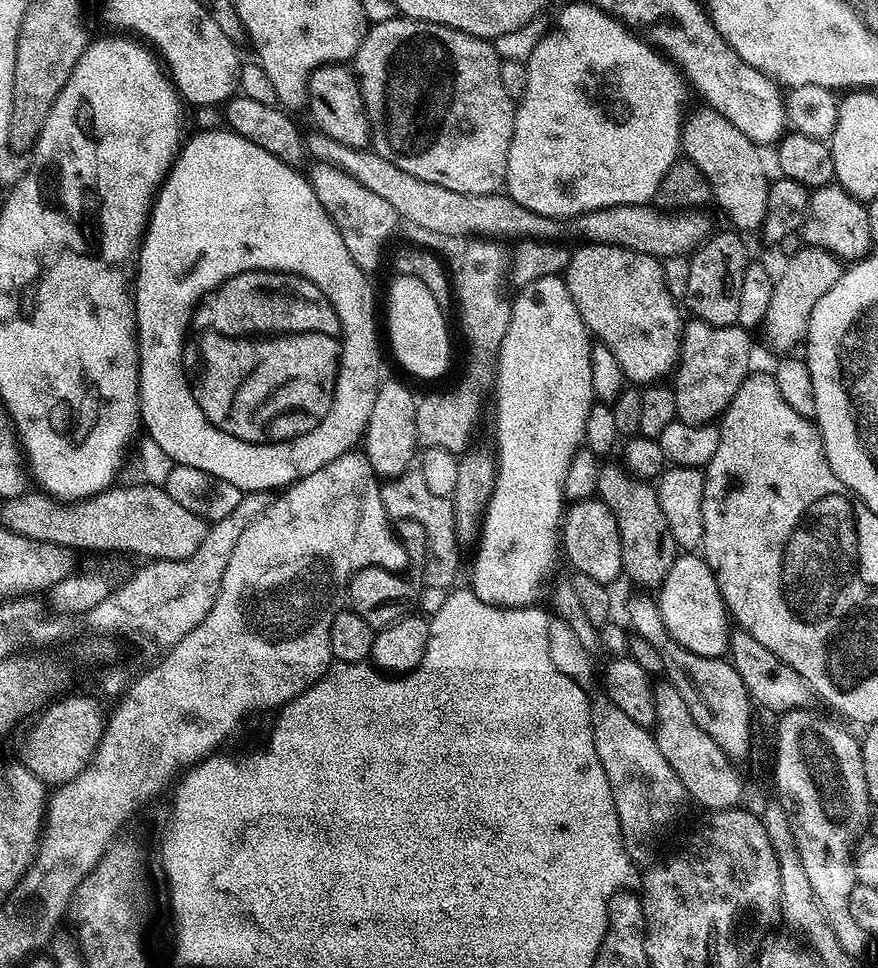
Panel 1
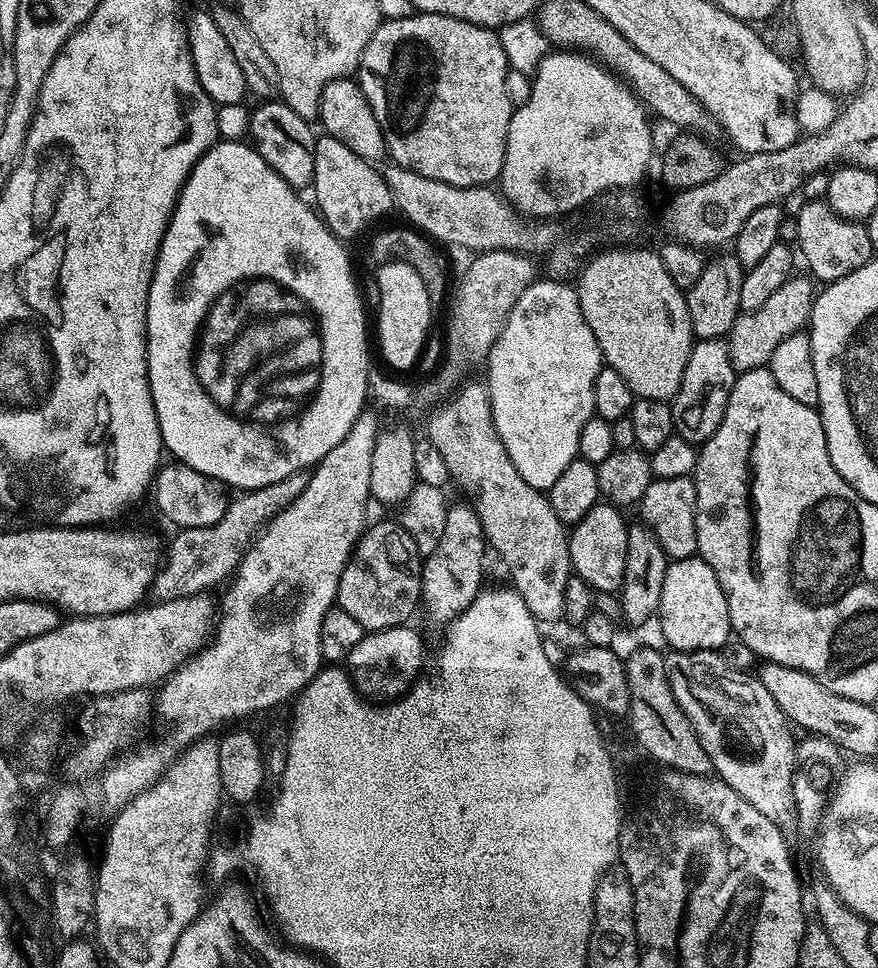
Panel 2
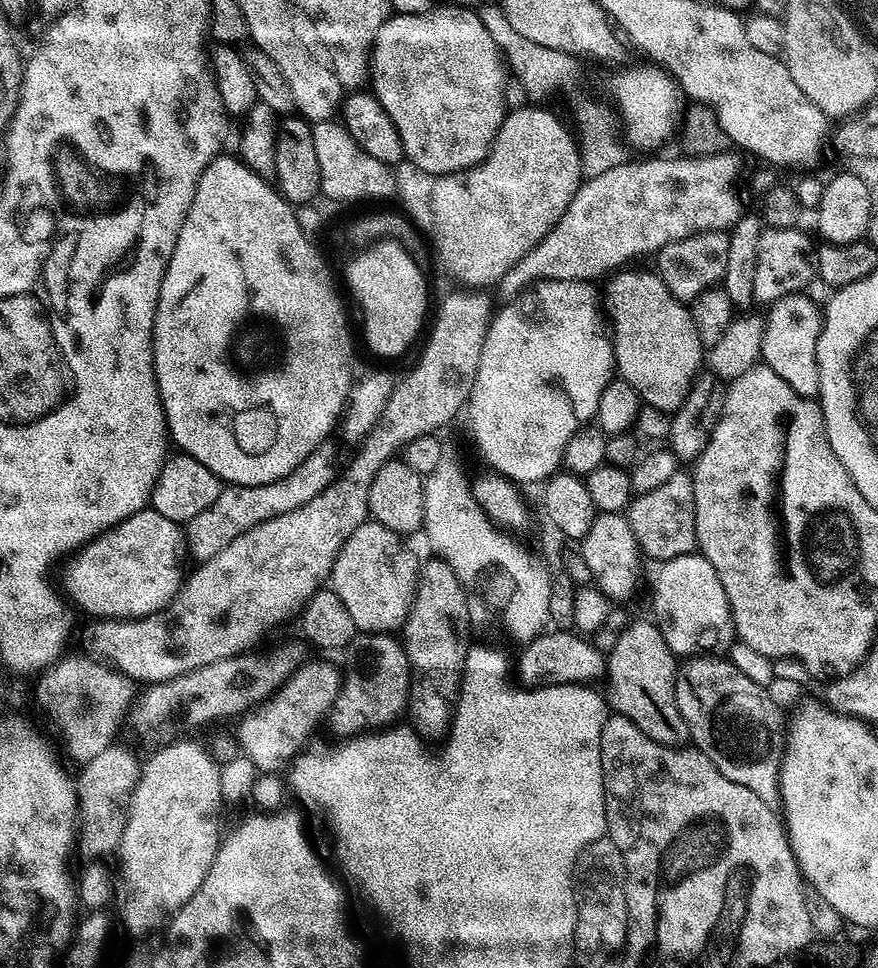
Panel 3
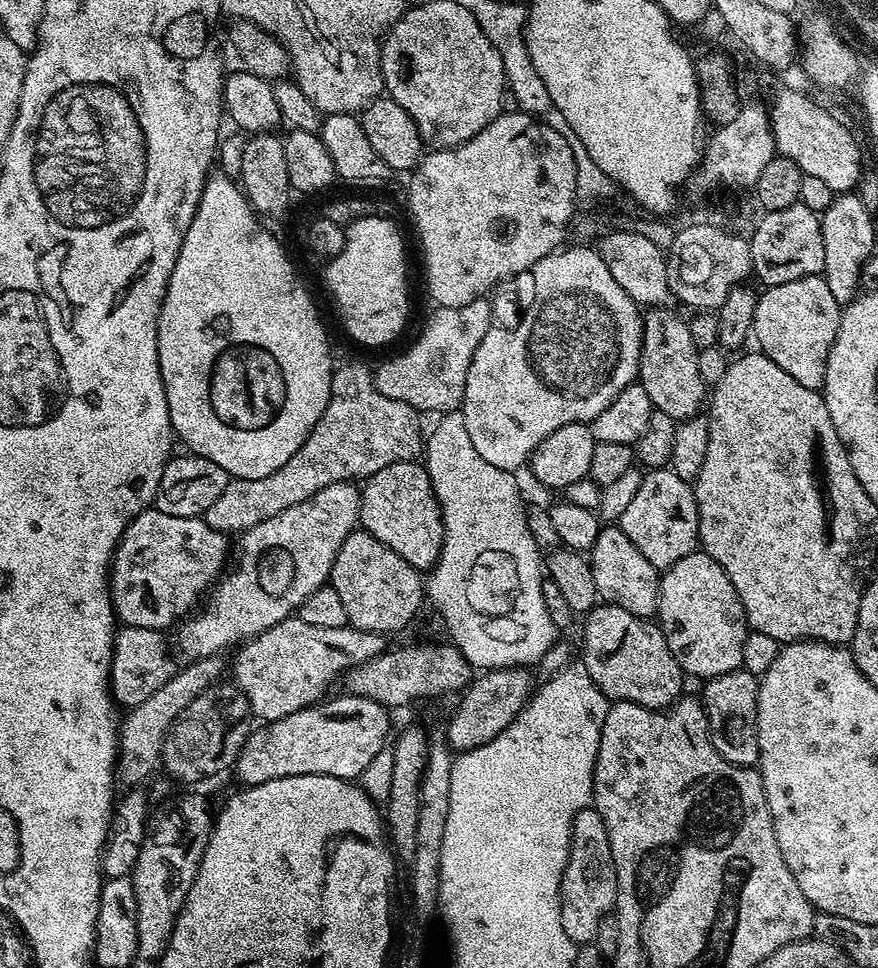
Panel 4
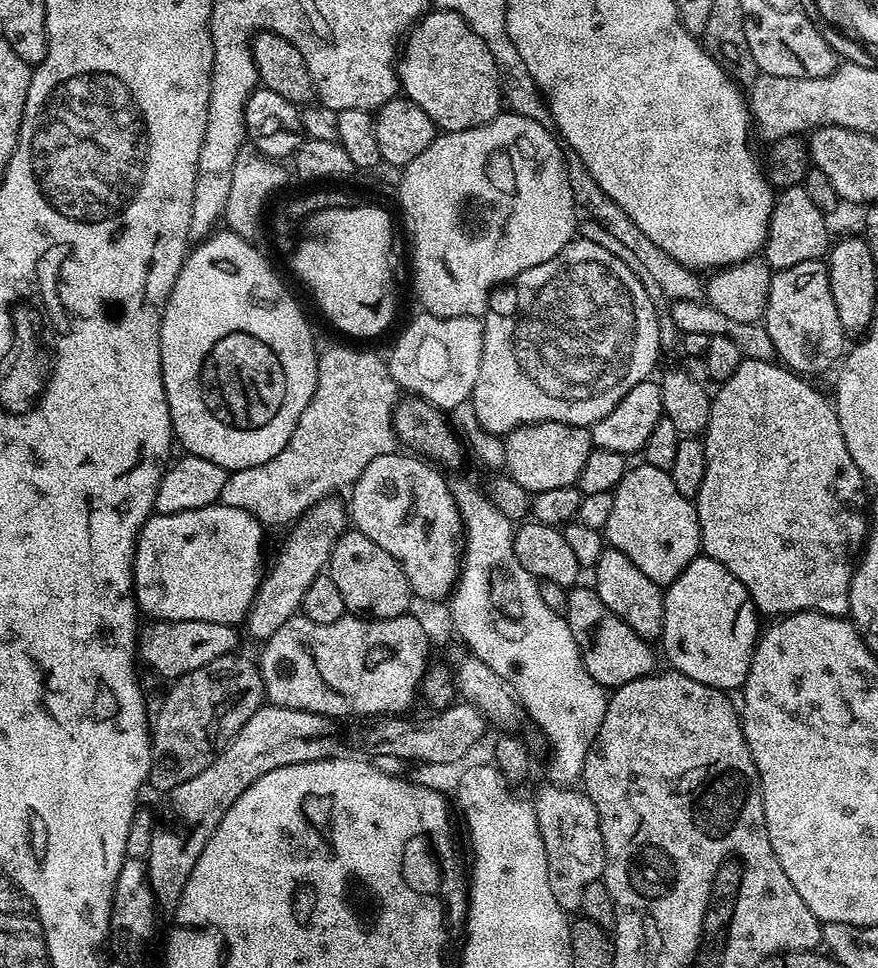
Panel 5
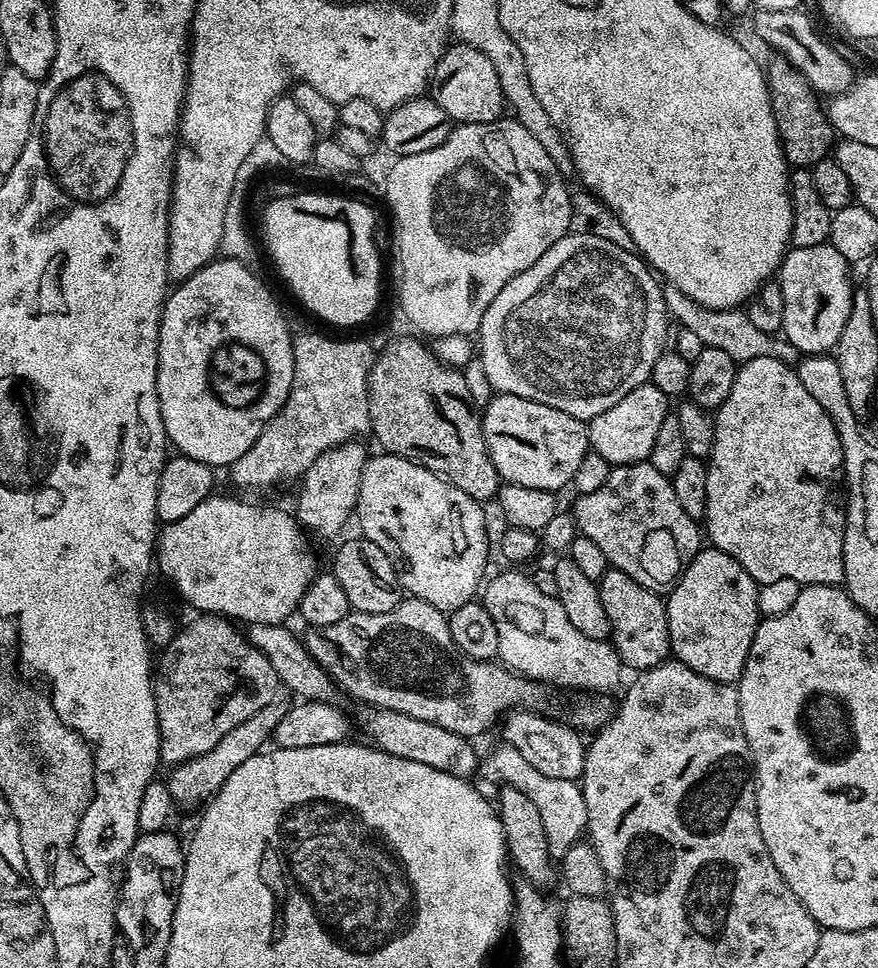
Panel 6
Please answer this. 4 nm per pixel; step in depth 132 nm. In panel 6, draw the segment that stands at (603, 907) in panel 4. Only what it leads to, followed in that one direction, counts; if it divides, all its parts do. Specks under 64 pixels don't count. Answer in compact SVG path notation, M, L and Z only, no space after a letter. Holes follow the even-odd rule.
M503 742L492 752L492 768L501 776L504 784L517 787L534 802L538 815L542 817L542 826L546 826L546 838L550 842L550 854L553 858L561 858L571 847L581 843L588 826L586 802L583 787L577 781L566 778L546 778L539 770L534 770L514 746Z

